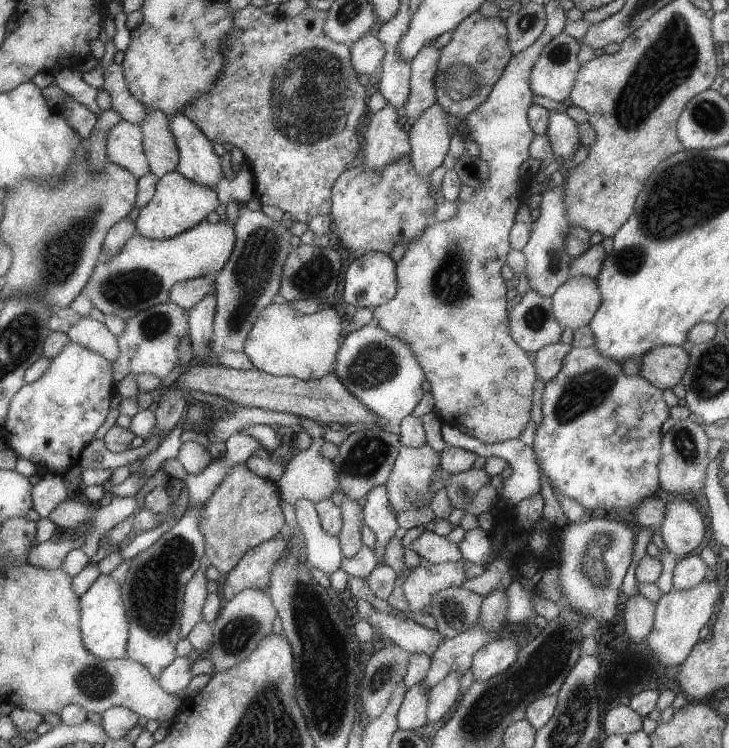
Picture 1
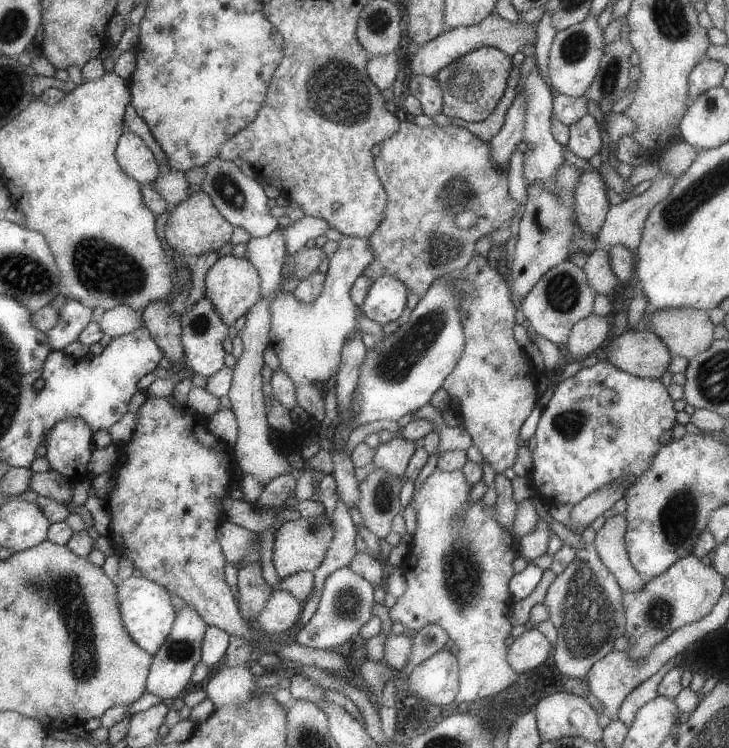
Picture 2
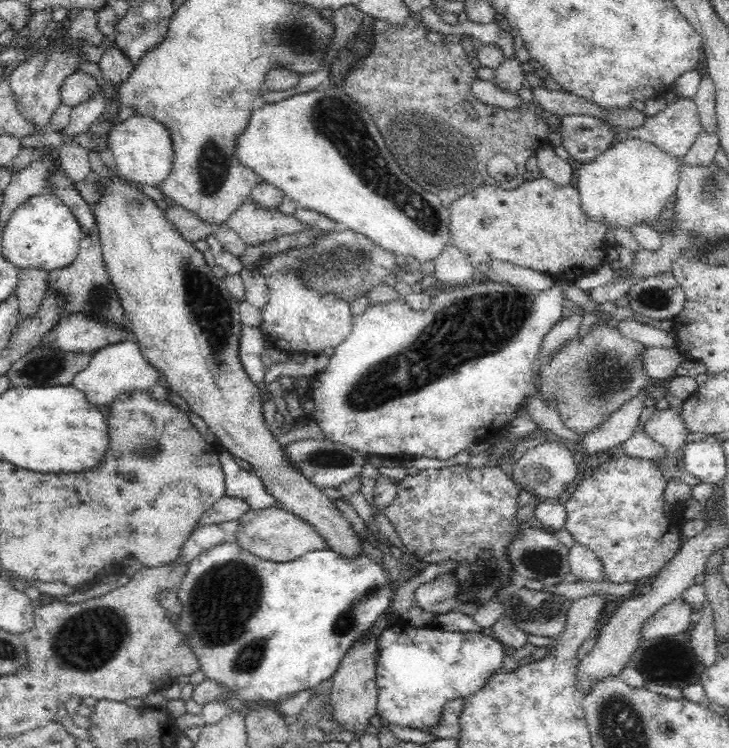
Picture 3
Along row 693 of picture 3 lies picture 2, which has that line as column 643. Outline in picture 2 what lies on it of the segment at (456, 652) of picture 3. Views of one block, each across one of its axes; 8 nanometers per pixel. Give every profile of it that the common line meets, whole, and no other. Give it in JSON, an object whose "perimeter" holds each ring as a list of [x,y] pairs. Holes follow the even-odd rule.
{"perimeter":[[[601,355],[593,366],[589,368],[581,368],[577,370],[571,378],[559,379],[559,382],[552,390],[551,396],[545,406],[541,408],[539,420],[537,422],[535,432],[531,437],[533,451],[531,451],[532,467],[531,472],[531,484],[533,488],[537,490],[537,496],[542,499],[549,506],[554,504],[577,504],[585,496],[596,491],[597,488],[605,486],[605,484],[611,484],[611,482],[617,482],[617,480],[623,480],[625,486],[629,486],[649,468],[651,464],[652,456],[656,456],[657,450],[661,448],[662,444],[659,442],[661,434],[665,430],[669,430],[673,424],[675,424],[675,410],[673,410],[673,402],[667,394],[667,388],[664,384],[661,384],[659,379],[639,378],[631,376],[627,372],[621,372],[617,370],[613,364],[609,364]]]}

